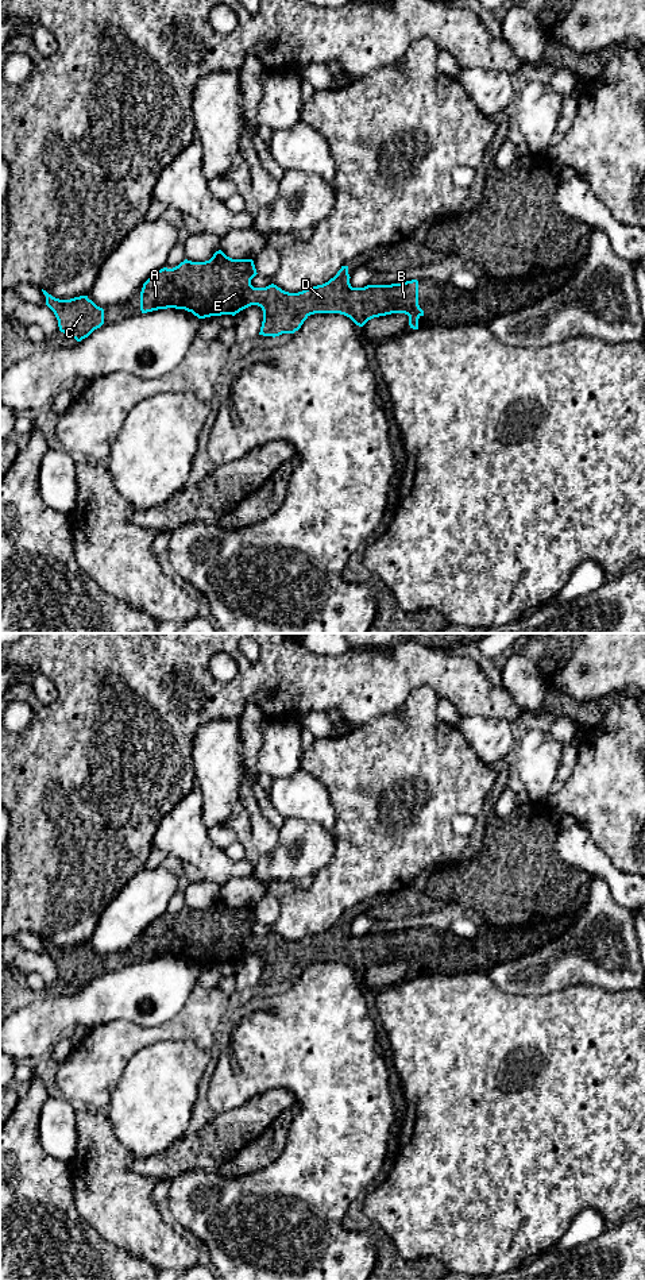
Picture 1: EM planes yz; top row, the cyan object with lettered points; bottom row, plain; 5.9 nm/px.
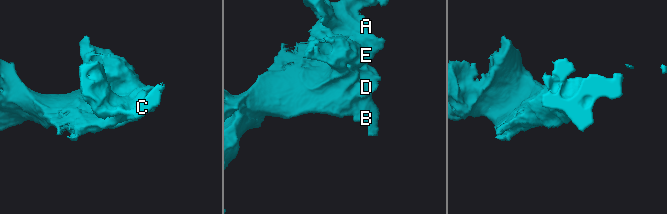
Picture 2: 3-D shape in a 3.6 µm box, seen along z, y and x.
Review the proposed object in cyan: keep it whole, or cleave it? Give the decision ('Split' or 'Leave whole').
Leave whole

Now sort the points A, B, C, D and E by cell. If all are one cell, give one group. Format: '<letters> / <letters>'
A B C D E

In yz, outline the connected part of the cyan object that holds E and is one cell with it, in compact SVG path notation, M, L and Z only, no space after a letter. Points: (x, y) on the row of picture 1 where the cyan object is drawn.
M221 250L216 251L209 261L192 262L185 259L173 269L163 267L155 271L140 292L142 313L158 309L185 309L198 319L211 316L232 315L258 305L263 311L263 321L259 335L279 336L294 334L304 321L314 313L340 313L349 317L356 325L363 327L368 320L391 313L409 316L409 325L418 329L418 319L424 311L418 305L418 281L412 279L391 285L367 285L352 288L349 284L348 266L341 266L337 274L322 285L308 288L298 293L289 293L271 284L266 288L254 288L251 279L256 275L252 259L232 259Z

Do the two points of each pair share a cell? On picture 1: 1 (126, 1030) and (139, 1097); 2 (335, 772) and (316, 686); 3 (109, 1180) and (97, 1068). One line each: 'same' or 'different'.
1: different
2: different
3: different

